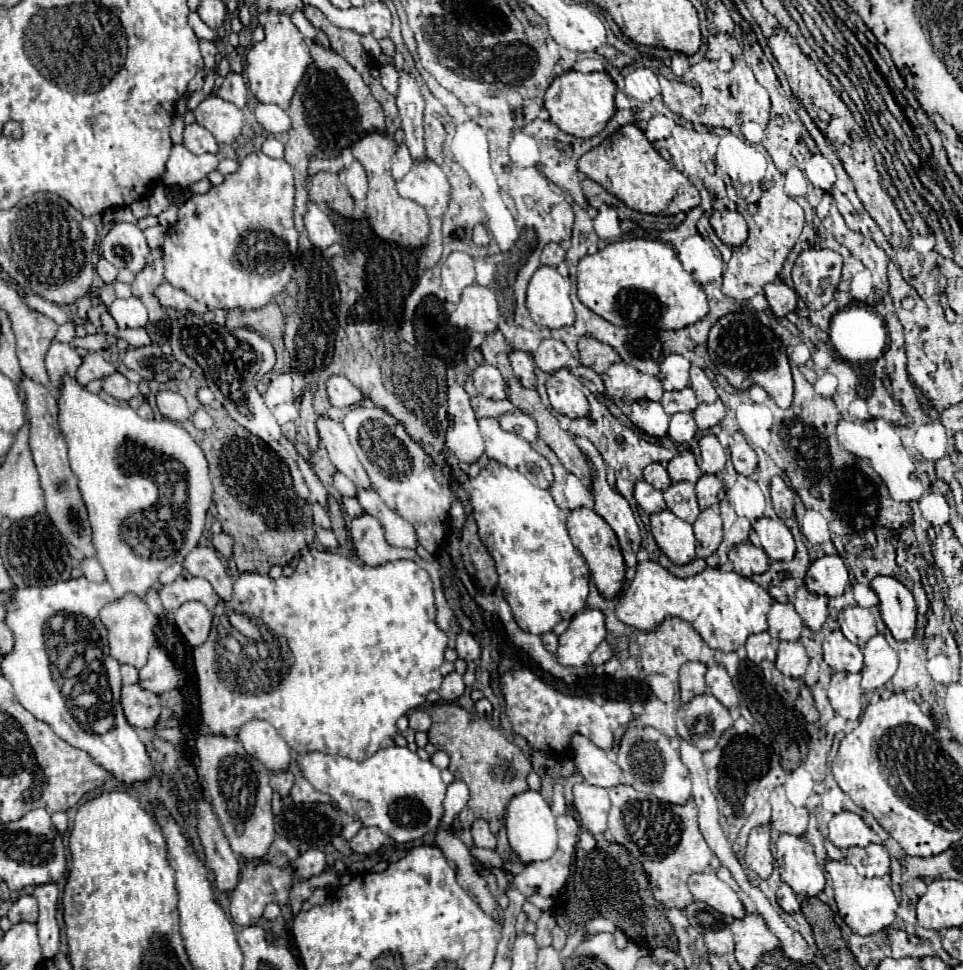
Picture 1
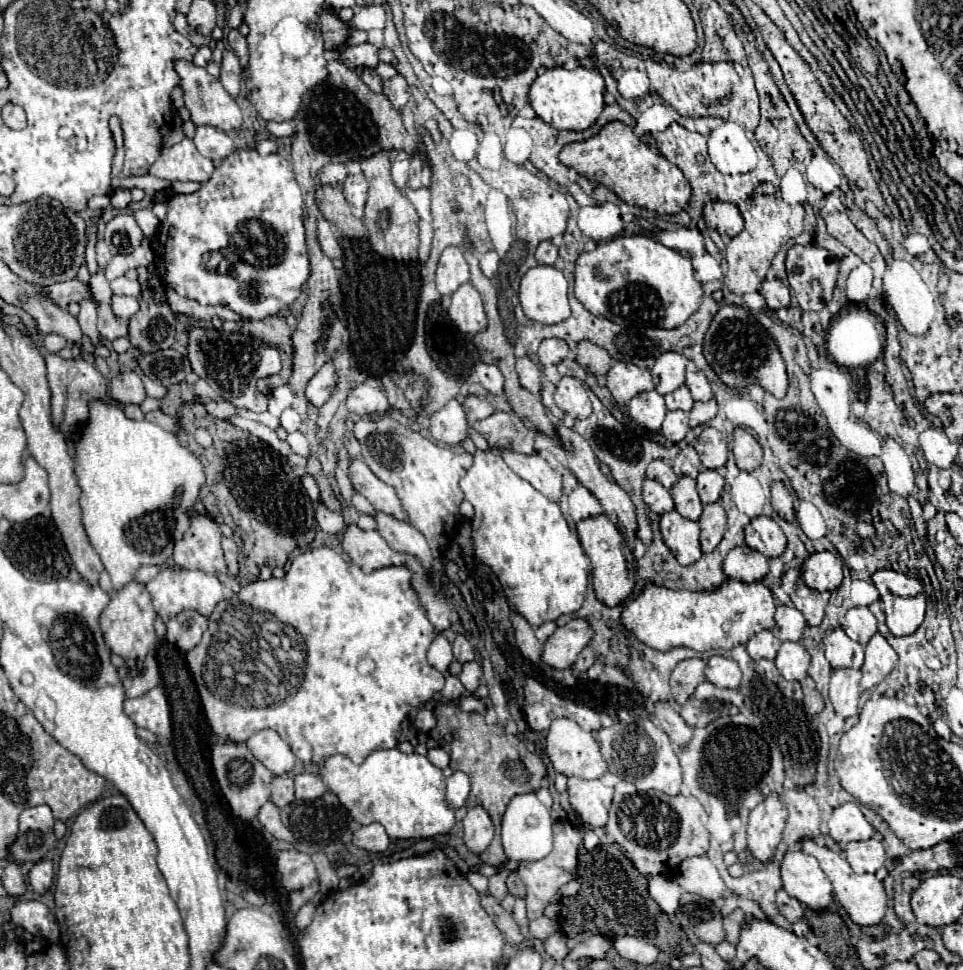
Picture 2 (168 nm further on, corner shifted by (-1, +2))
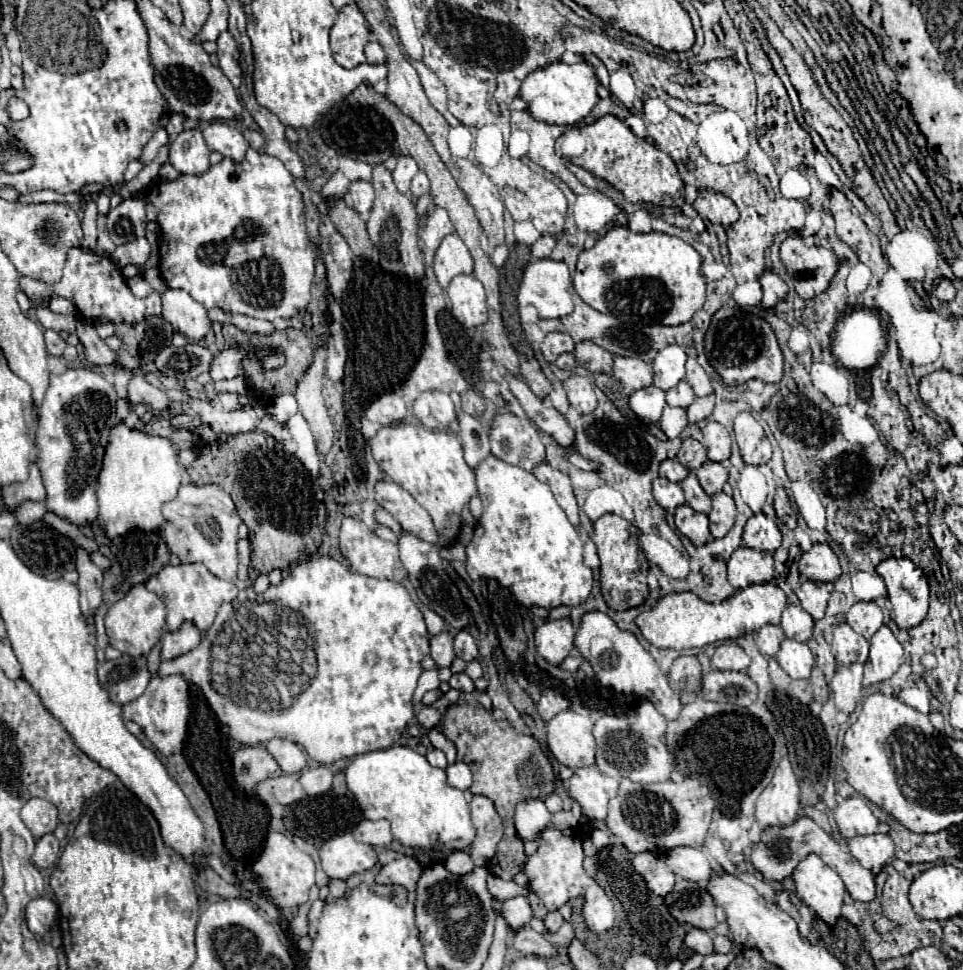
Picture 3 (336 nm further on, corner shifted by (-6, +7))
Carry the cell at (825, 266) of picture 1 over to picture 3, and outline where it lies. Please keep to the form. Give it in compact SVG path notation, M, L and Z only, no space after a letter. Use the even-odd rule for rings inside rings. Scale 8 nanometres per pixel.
M791 235L781 243L779 257L801 299L813 299L823 293L837 271L833 251L817 245L807 247L799 235Z

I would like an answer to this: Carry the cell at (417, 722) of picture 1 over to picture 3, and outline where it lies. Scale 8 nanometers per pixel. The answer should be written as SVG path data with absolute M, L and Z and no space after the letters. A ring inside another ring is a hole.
M423 707L419 713L417 713L417 721L419 721L419 725L423 727L423 729L433 729L437 723L439 723L439 719L441 719L441 715L439 715L439 711L435 709L435 707Z

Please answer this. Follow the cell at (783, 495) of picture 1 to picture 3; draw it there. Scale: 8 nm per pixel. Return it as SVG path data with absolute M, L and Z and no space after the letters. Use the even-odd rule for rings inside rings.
M777 489L777 493L775 493L775 513L777 513L777 519L781 521L781 523L785 523L789 529L795 529L797 527L797 515L795 515L795 511L793 511L793 507L791 507L791 499L789 499L789 495L787 495L787 491L785 489Z

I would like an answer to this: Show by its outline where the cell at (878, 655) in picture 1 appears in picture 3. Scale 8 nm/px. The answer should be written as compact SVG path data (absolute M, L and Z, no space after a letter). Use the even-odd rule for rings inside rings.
M883 625L873 637L871 637L871 651L869 659L865 663L865 677L863 685L881 683L885 679L891 679L897 669L903 663L903 647L891 633L887 625Z

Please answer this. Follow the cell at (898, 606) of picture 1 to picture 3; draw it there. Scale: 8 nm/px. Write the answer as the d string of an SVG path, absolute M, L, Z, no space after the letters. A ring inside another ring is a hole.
M885 559L877 565L877 573L887 585L897 627L911 629L919 625L929 607L929 585L923 571L909 559Z

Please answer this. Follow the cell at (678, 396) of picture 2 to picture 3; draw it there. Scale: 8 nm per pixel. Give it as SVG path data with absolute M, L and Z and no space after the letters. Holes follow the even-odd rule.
M679 381L673 389L669 389L667 391L667 395L665 395L665 401L667 401L667 405L671 405L671 407L689 407L691 403L693 403L693 399L695 399L695 393L693 393L693 389L689 387L689 383L687 381Z

